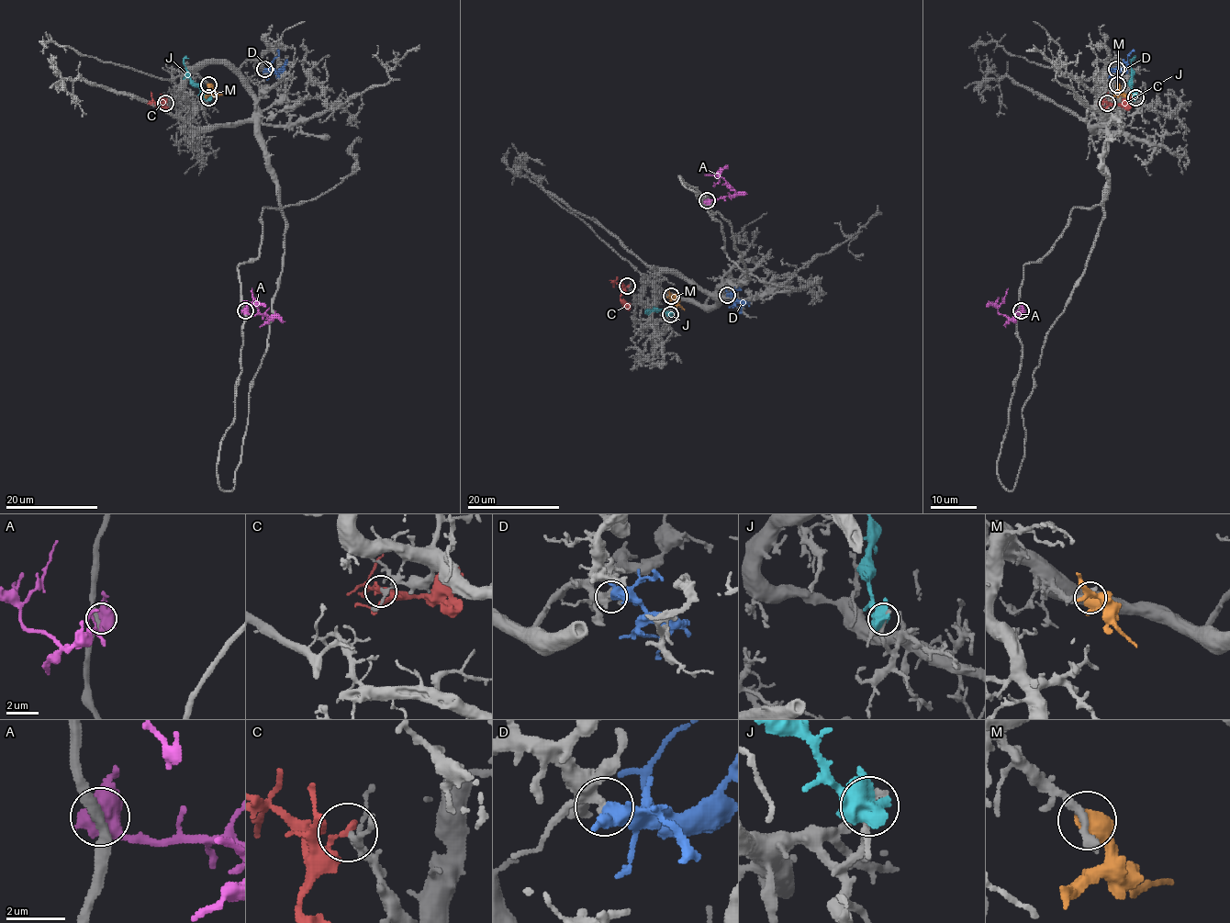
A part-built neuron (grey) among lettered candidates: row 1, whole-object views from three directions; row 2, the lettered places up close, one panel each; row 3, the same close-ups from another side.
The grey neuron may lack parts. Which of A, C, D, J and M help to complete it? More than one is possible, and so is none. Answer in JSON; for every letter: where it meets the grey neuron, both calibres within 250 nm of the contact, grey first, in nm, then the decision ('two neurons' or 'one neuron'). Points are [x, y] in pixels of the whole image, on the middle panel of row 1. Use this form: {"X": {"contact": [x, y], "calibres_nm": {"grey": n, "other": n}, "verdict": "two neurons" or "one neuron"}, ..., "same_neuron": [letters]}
{"A": {"contact": [707, 200], "calibres_nm": {"grey": 320, "other": 700}, "verdict": "two neurons"}, "C": {"contact": [627, 286], "calibres_nm": {"grey": 180, "other": 220}, "verdict": "two neurons"}, "D": {"contact": [727, 295], "calibres_nm": {"grey": 300, "other": 440}, "verdict": "one neuron"}, "J": {"contact": [670, 314], "calibres_nm": {"grey": 190, "other": 600}, "verdict": "two neurons"}, "M": {"contact": [671, 296], "calibres_nm": {"grey": 380, "other": 650}, "verdict": "two neurons"}, "same_neuron": ["D"]}

